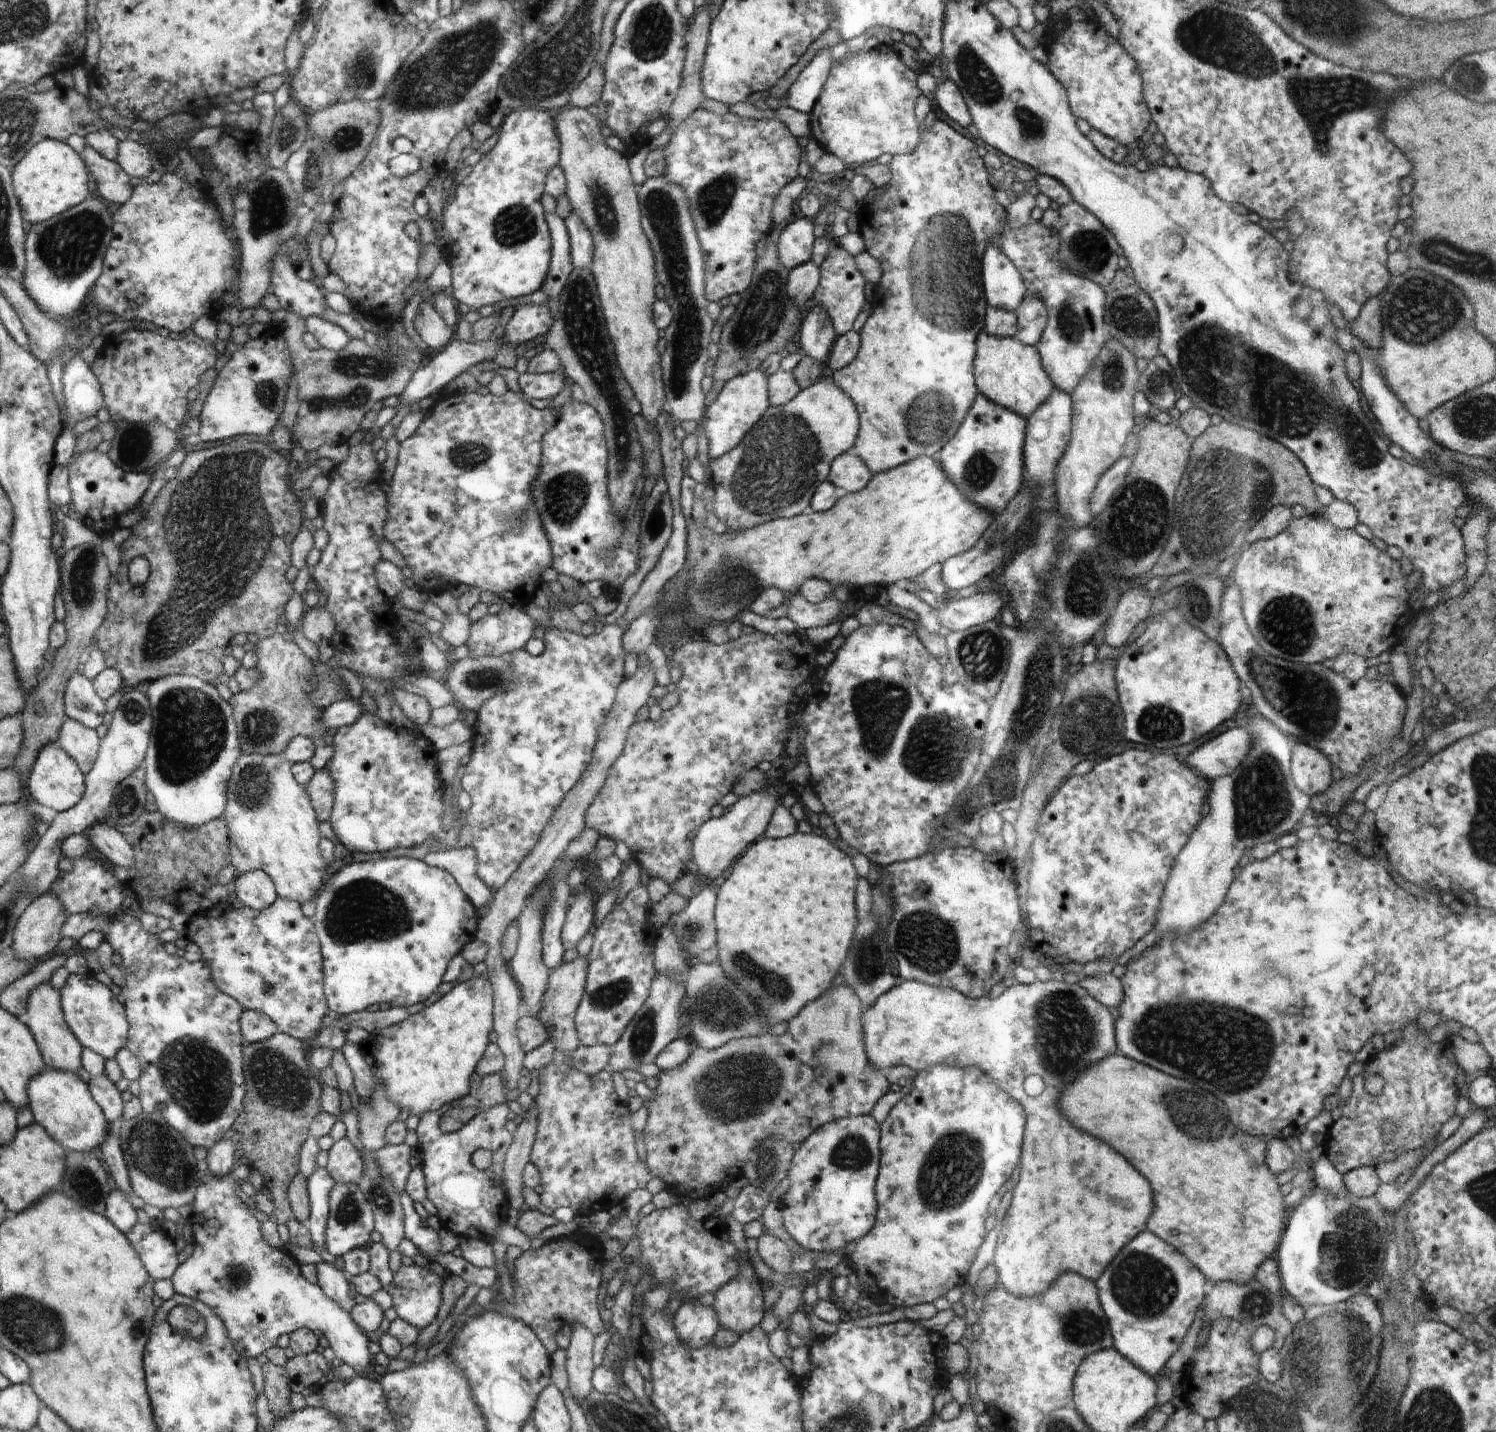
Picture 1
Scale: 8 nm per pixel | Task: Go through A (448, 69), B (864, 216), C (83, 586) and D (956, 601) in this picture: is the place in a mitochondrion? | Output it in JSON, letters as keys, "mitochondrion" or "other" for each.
{"A":"mitochondrion","B":"other","C":"mitochondrion","D":"other"}

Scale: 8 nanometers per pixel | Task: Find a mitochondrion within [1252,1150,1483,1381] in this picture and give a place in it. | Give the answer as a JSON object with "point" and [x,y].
{"point":[1347,1251]}

